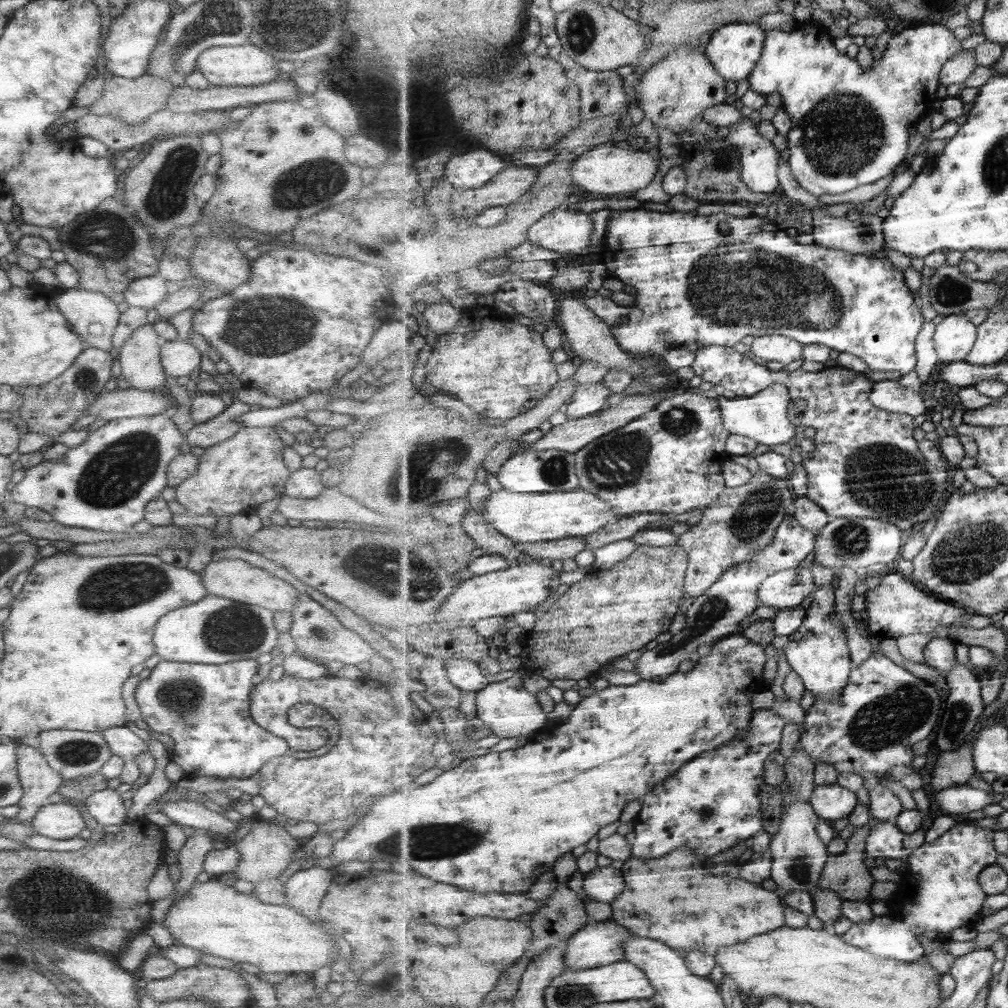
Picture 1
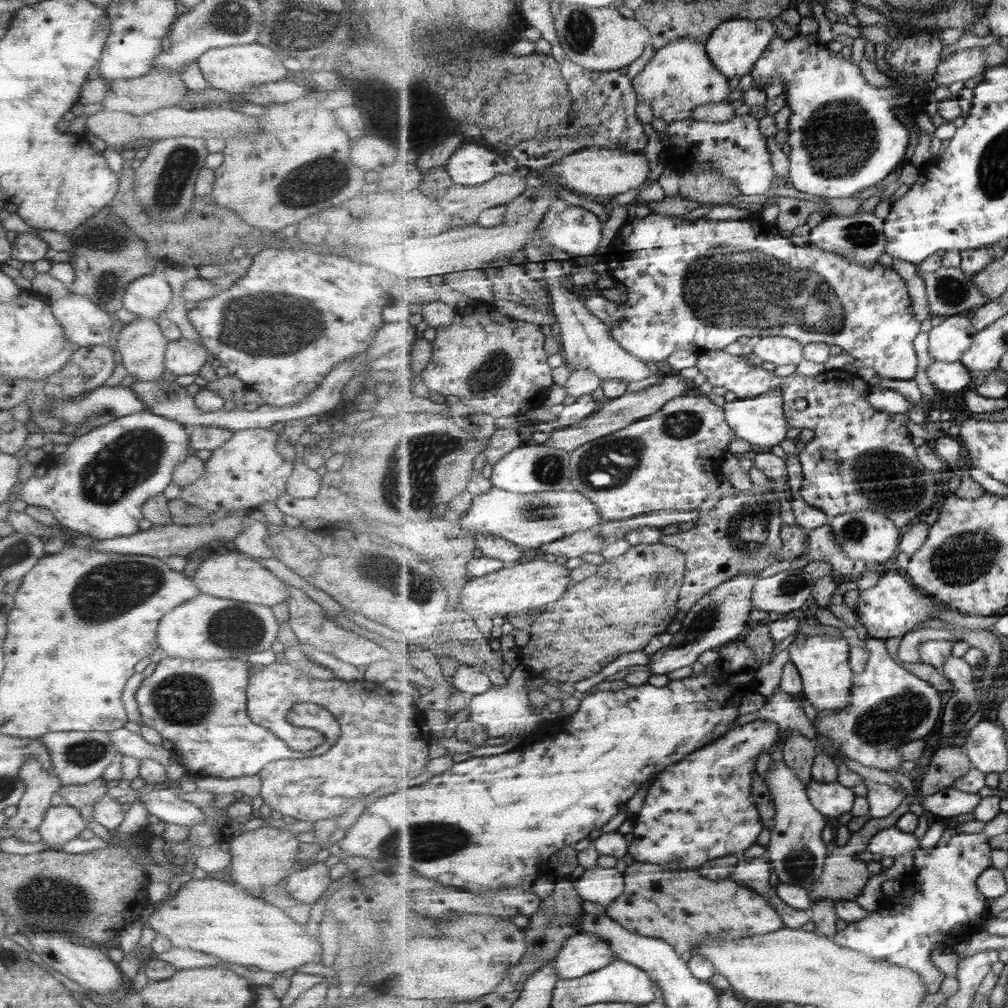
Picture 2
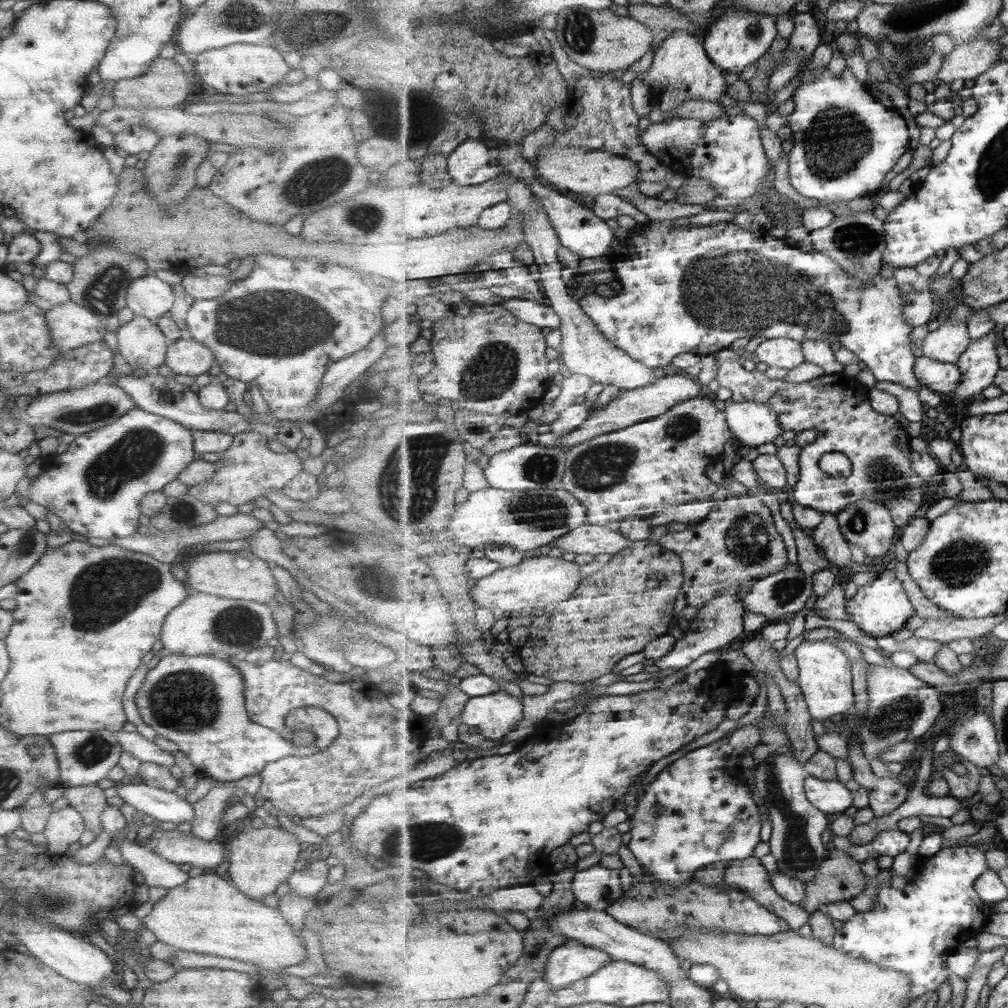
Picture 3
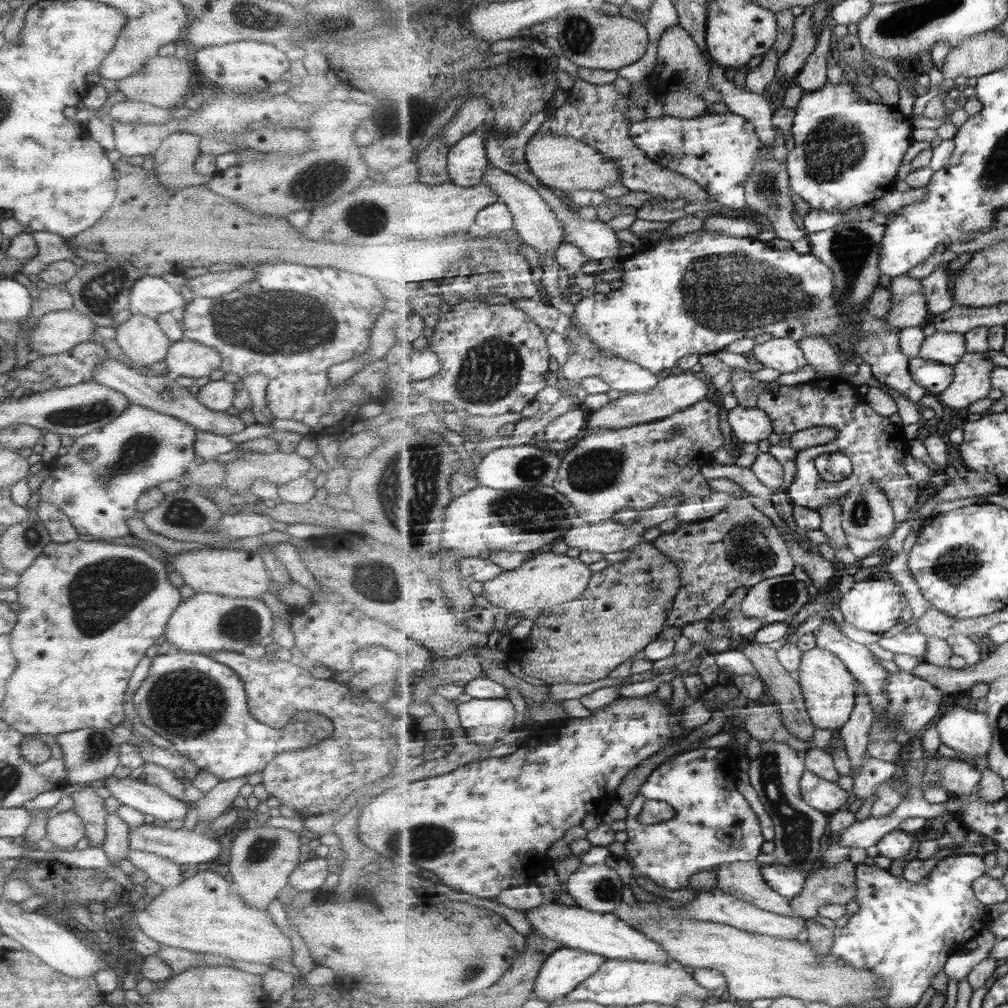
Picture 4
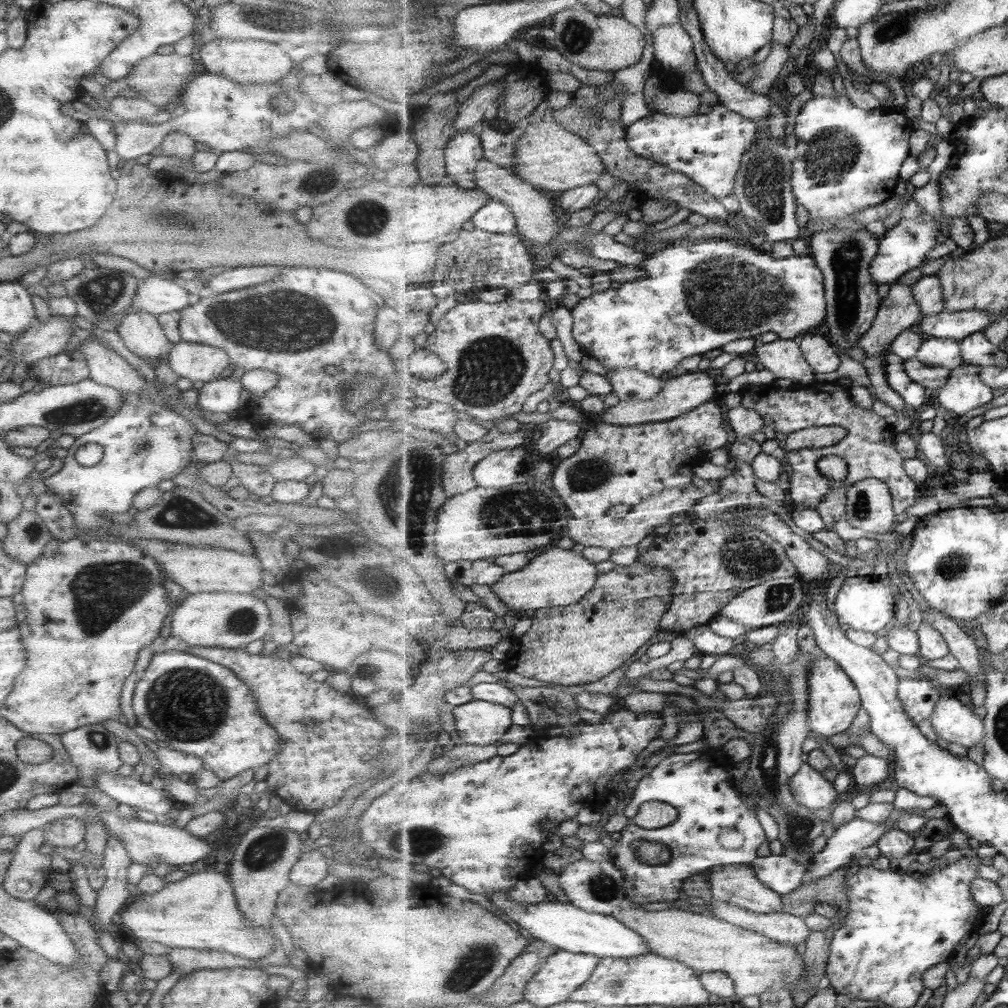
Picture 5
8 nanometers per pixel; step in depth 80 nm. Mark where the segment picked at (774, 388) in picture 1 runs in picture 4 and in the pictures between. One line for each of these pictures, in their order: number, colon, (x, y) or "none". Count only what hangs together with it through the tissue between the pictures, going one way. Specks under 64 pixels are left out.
2: (762, 421)
3: (751, 422)
4: (749, 424)

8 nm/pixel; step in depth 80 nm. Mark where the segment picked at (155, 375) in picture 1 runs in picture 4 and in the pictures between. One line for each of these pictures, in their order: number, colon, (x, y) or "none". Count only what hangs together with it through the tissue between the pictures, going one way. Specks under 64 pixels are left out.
2: (141, 346)
3: (142, 346)
4: (139, 338)

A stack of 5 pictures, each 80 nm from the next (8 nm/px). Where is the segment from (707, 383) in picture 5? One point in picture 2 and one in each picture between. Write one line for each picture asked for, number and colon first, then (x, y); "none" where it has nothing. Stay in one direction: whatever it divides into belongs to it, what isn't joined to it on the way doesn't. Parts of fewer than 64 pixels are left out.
2: (614, 415)
3: (633, 406)
4: (673, 393)

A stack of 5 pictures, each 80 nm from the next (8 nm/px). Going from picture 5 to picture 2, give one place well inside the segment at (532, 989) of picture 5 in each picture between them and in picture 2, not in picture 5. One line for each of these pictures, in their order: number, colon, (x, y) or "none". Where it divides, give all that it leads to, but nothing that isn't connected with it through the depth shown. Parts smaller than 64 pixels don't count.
2: (583, 953)
3: (571, 961)
4: (561, 973)

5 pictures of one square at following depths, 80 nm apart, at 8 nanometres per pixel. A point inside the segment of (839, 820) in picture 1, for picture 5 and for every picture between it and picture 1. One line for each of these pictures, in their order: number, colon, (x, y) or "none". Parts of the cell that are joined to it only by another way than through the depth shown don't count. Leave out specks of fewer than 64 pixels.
2: (834, 800)
3: (833, 797)
4: (823, 794)
5: (809, 787)

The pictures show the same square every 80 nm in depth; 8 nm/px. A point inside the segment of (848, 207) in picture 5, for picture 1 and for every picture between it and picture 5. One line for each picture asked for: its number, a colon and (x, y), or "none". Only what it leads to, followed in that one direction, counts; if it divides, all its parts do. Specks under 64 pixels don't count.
1: (851, 126)
2: (846, 135)
3: (846, 141)
4: (847, 152)

